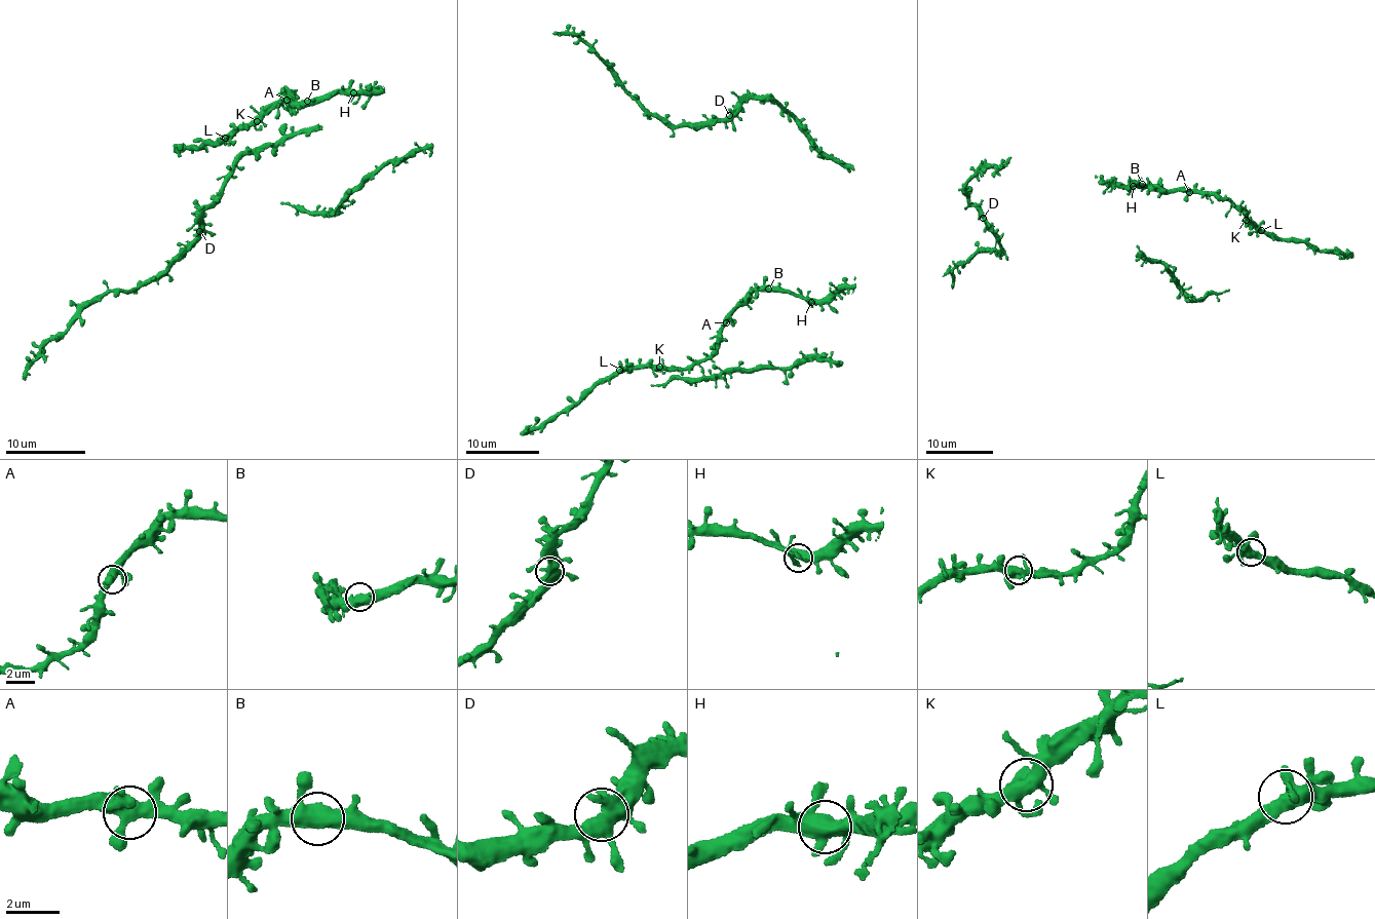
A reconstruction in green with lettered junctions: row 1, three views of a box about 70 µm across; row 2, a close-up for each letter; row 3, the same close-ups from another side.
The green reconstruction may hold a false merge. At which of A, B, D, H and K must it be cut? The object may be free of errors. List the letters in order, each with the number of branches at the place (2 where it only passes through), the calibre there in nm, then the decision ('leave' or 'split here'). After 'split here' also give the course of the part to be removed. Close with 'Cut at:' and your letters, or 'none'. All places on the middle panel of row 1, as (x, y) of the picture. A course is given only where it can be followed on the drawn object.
A: 5 branches meet; 460 nm thick; leave
B: 3 branches meet; 480 nm thick; leave
D: 4 branches meet; 480 nm thick; leave
H: 4 branches meet; 460 nm thick; leave
K: 5 branches meet; 480 nm thick; leave
Cut at: none

